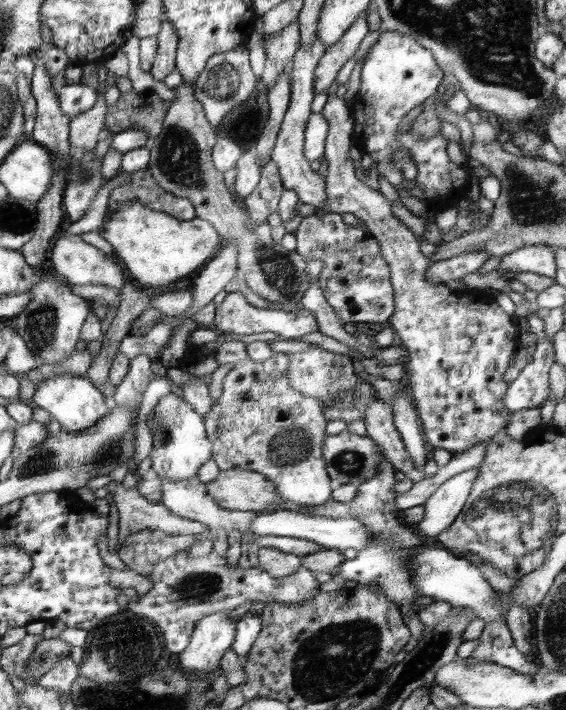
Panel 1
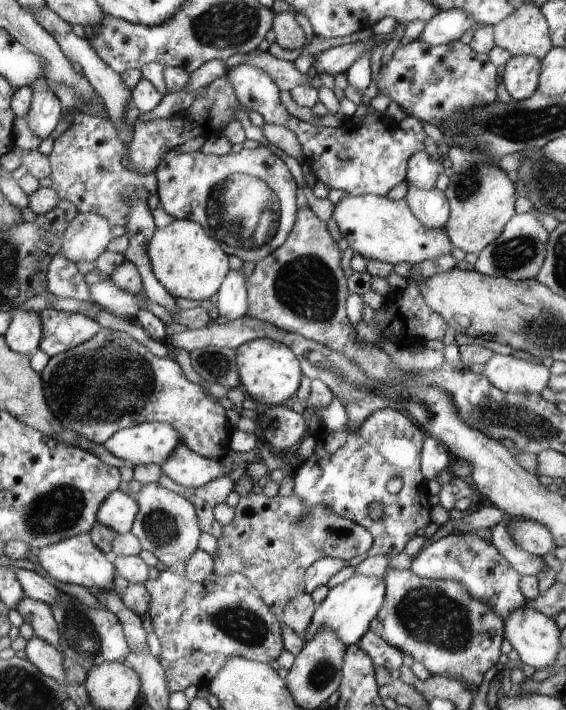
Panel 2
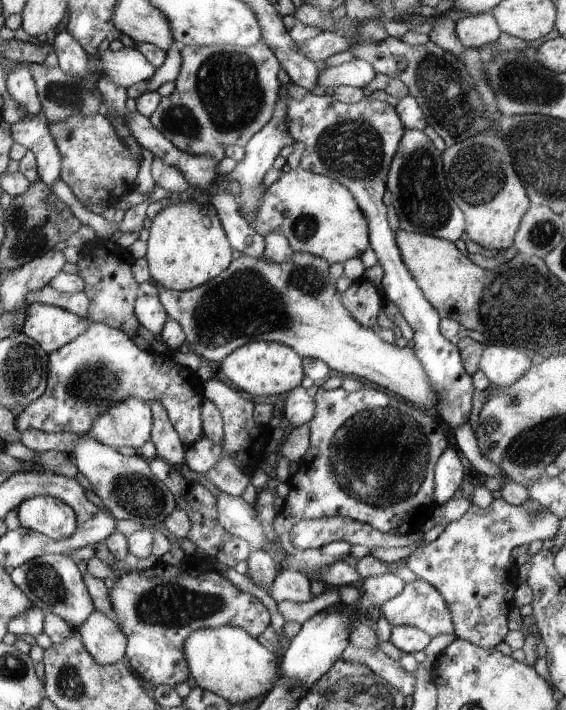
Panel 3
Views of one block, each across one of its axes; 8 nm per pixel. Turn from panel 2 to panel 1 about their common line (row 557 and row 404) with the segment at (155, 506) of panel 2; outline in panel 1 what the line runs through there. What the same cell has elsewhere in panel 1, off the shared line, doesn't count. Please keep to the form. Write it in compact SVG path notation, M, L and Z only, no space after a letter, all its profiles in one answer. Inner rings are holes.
M174 391L168 392L154 406L152 412L152 424L156 430L152 431L152 449L150 450L151 469L159 479L172 479L172 481L182 481L182 479L192 479L197 477L197 471L202 464L212 459L211 440L207 437L202 415L190 407L182 398L178 397Z

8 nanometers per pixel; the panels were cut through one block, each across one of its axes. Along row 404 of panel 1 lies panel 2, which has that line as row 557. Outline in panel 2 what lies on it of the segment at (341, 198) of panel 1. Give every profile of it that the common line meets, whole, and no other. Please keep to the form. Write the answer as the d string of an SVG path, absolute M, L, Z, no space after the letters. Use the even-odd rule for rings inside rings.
M474 533L449 535L428 543L413 557L410 570L425 579L452 579L460 581L472 597L492 605L493 609L505 620L517 608L527 606L527 600L519 587L523 577L512 566L507 557L494 548L486 537Z

